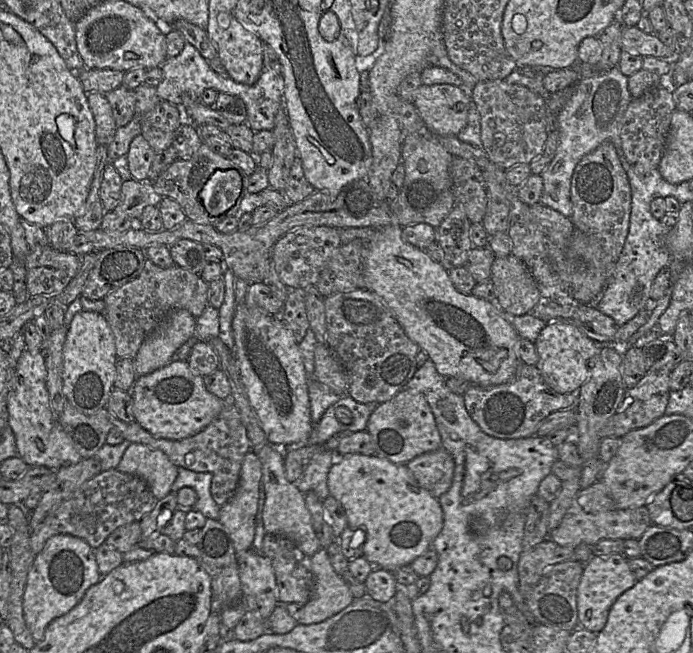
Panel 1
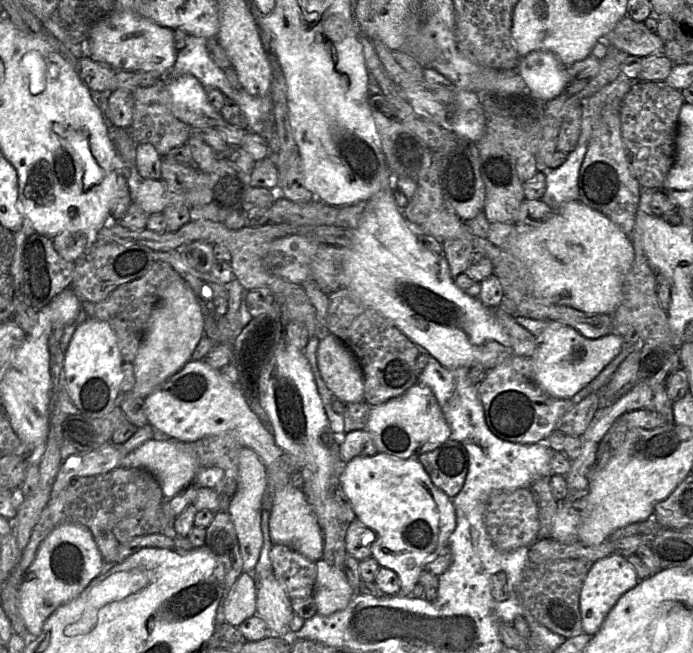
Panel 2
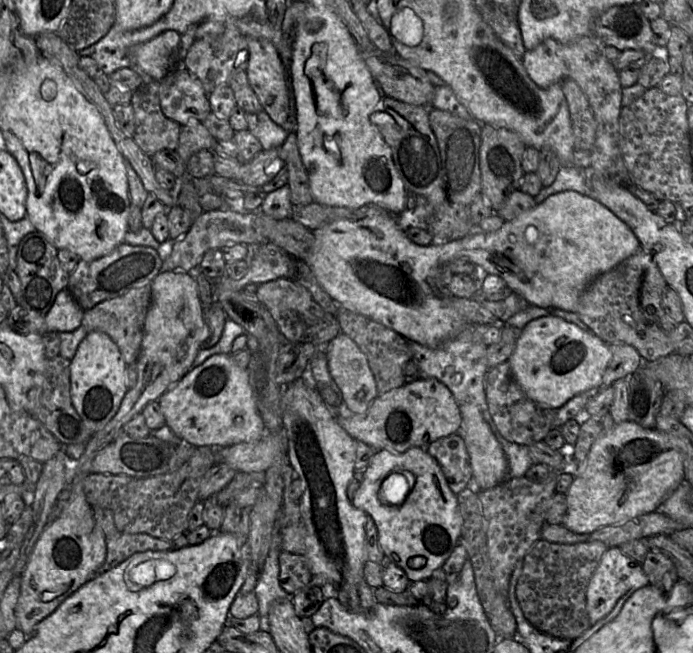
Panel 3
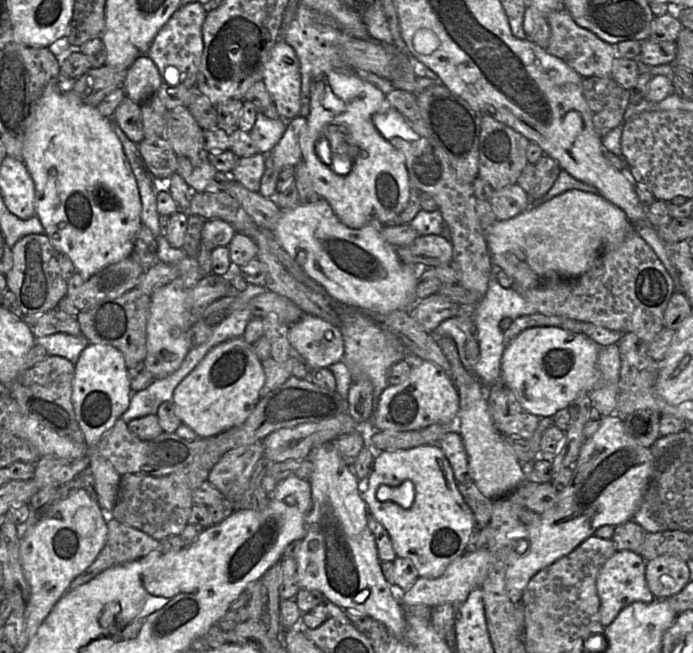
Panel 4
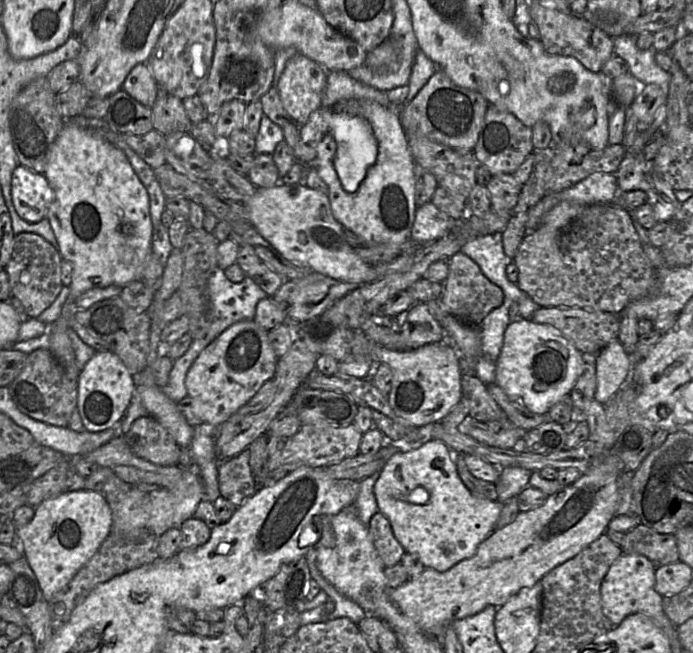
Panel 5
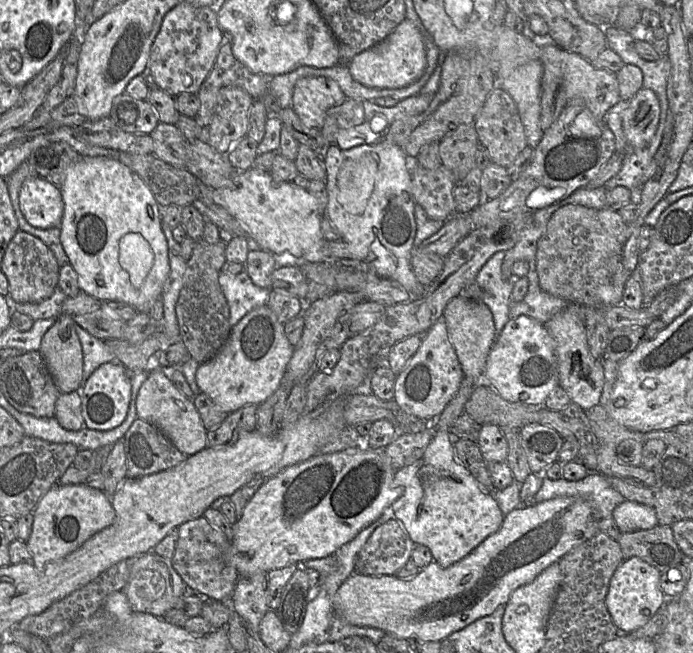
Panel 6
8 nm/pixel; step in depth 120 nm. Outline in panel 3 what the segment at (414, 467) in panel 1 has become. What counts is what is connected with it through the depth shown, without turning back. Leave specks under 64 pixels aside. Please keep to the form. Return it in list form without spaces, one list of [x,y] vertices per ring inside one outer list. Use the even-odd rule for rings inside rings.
[[[458,433],[441,437],[425,449],[438,462],[451,491],[458,495],[472,478],[470,458]]]

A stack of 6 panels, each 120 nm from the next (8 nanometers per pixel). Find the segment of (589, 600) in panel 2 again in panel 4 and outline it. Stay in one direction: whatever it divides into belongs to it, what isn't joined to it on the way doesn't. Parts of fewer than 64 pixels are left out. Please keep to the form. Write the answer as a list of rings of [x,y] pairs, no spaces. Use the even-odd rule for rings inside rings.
[[[616,551],[601,568],[596,580],[596,592],[600,601],[600,623],[607,627],[620,611],[634,602],[651,603],[656,598],[648,588],[646,577],[646,560],[633,551]]]

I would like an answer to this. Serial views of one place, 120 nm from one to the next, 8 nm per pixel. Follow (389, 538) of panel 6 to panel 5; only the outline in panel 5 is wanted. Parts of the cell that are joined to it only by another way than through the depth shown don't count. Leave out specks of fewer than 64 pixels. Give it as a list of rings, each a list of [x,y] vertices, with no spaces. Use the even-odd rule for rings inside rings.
[[[377,511],[369,522],[369,530],[373,544],[385,567],[391,567],[401,562],[404,548],[396,539],[388,518]]]

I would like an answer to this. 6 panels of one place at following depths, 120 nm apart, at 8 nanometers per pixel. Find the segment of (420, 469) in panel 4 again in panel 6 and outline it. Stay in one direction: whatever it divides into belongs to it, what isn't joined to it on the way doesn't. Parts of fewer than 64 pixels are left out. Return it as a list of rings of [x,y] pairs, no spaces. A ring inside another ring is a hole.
[[[462,379],[459,389],[436,419],[434,436],[423,456],[411,465],[395,471],[394,483],[404,488],[403,494],[391,505],[393,517],[400,522],[414,544],[429,548],[433,561],[443,568],[448,568],[470,554],[481,542],[496,533],[501,527],[504,515],[494,499],[494,493],[484,491],[458,461],[449,439],[449,428],[464,412],[474,386],[467,379]]]

